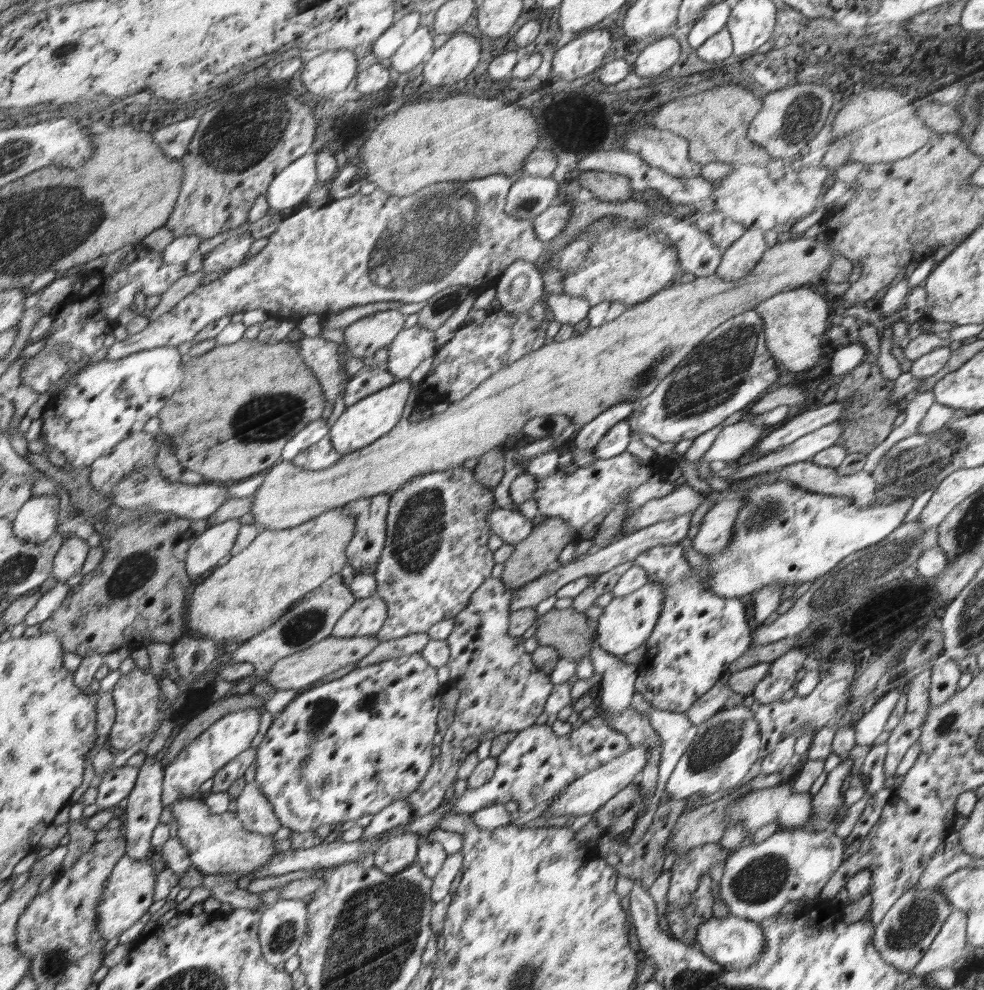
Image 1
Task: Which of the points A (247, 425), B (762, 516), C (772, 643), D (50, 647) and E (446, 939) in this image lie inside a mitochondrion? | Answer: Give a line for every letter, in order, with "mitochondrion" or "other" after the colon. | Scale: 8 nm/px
A: mitochondrion
B: mitochondrion
C: other
D: other
E: other

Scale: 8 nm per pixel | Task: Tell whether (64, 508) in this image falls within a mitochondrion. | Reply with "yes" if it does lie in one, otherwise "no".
no

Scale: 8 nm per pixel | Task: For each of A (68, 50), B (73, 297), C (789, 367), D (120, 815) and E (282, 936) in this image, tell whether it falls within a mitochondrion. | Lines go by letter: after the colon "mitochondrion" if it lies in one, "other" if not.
A: mitochondrion
B: other
C: other
D: other
E: mitochondrion

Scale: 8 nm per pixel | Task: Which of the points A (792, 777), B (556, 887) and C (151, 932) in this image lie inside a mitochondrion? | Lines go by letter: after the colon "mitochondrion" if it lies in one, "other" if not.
A: other
B: other
C: other

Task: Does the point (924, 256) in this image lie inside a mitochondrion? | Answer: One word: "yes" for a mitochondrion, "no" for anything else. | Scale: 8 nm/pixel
no

